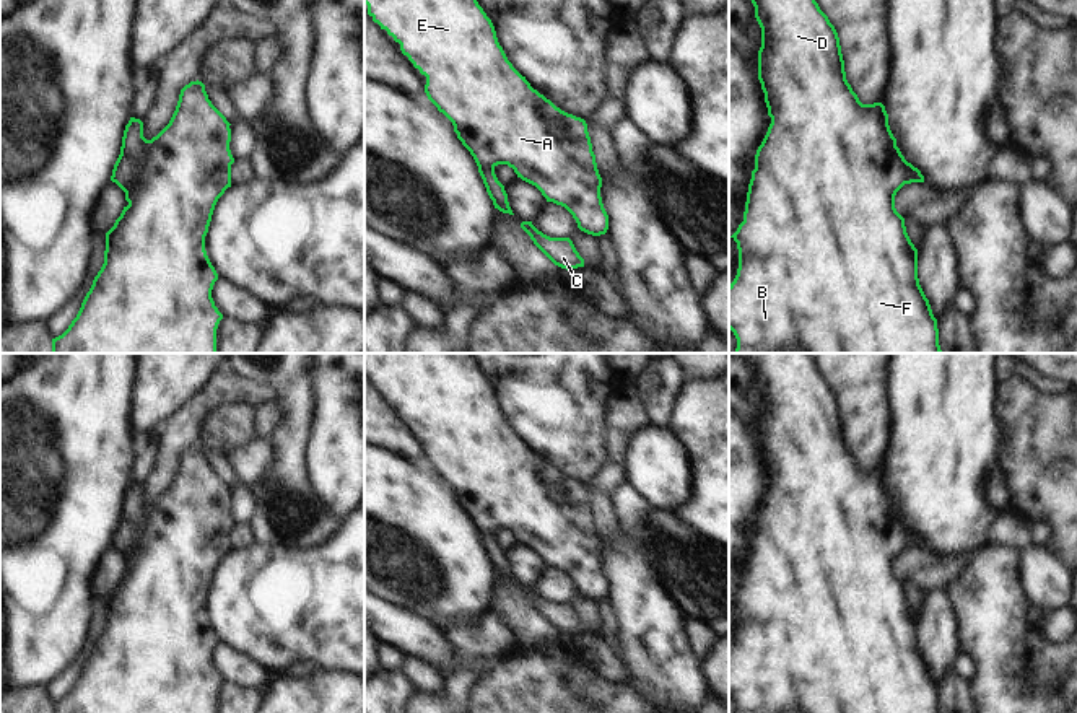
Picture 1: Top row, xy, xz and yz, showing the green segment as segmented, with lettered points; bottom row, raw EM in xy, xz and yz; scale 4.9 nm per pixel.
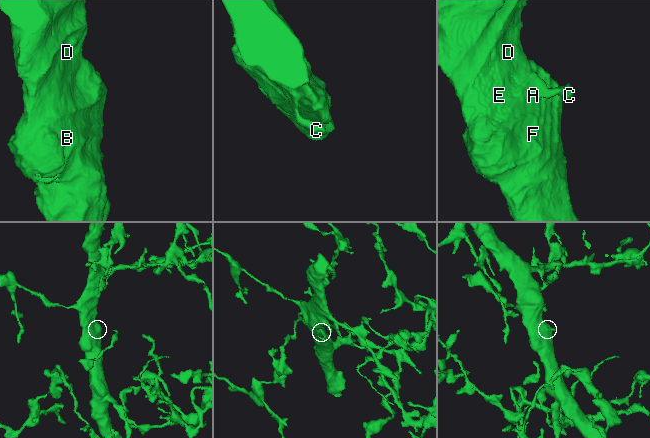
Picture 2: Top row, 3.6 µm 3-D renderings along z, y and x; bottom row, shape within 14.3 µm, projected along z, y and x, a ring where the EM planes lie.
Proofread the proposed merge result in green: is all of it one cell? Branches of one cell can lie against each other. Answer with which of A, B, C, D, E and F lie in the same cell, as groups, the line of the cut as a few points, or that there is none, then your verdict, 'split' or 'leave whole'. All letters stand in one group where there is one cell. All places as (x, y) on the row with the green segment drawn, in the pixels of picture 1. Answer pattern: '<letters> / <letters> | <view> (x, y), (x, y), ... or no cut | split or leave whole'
A B C D E F | no cut | leave whole

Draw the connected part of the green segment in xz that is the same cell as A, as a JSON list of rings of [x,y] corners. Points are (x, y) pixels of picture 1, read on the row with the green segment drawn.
[[[364,0],[368,15],[386,29],[400,50],[426,77],[428,99],[454,125],[473,156],[495,208],[514,215],[495,168],[508,164],[517,177],[535,186],[547,202],[565,207],[587,234],[608,230],[602,177],[584,119],[556,107],[530,86],[508,60],[495,26],[477,0]]]

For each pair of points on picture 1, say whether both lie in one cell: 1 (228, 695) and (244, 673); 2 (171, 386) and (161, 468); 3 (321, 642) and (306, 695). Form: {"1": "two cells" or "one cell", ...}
{"1": "two cells", "2": "two cells", "3": "two cells"}

